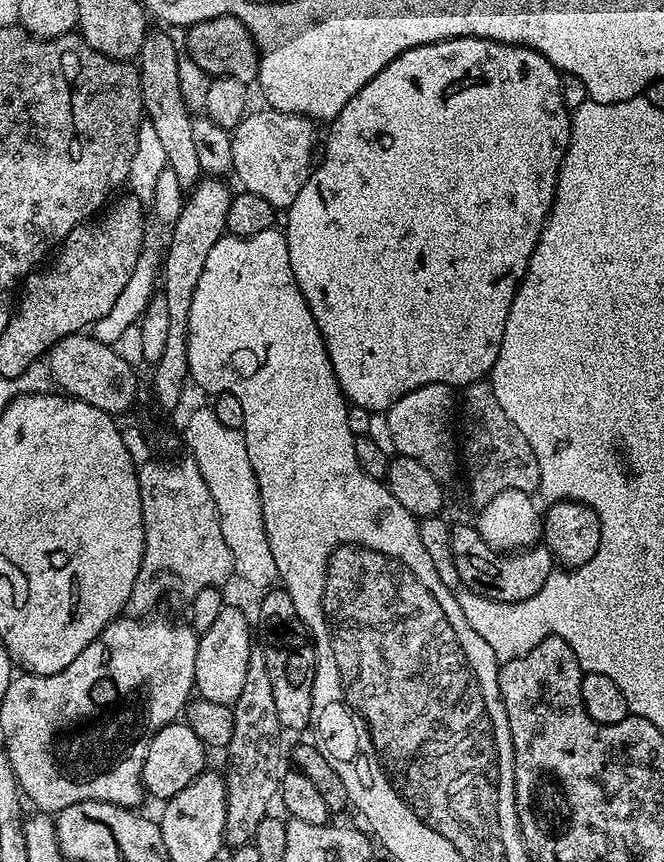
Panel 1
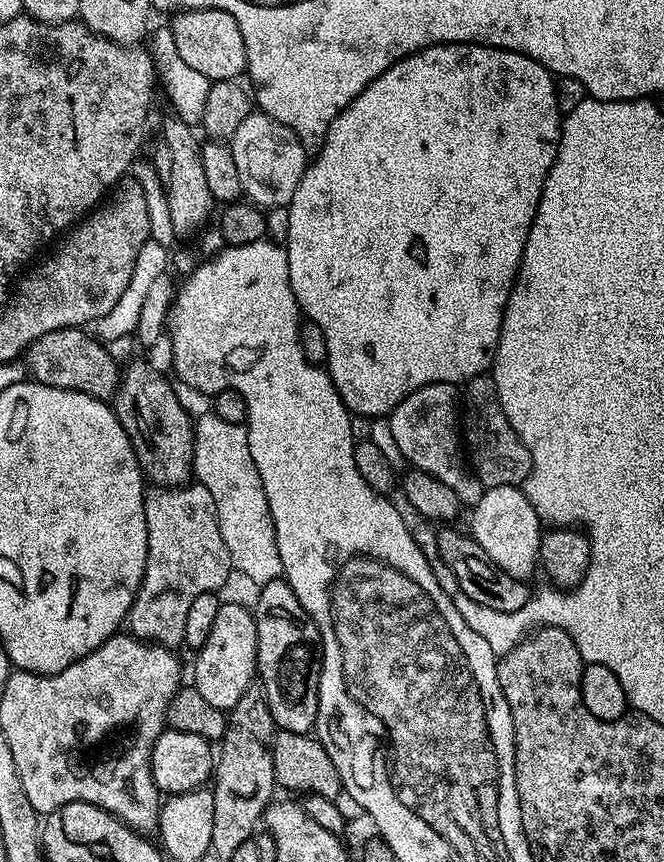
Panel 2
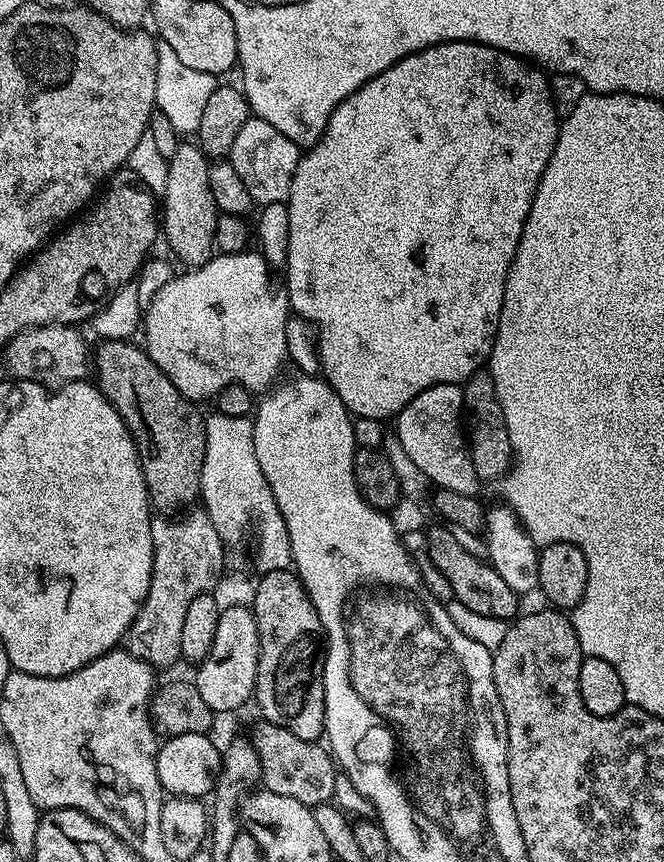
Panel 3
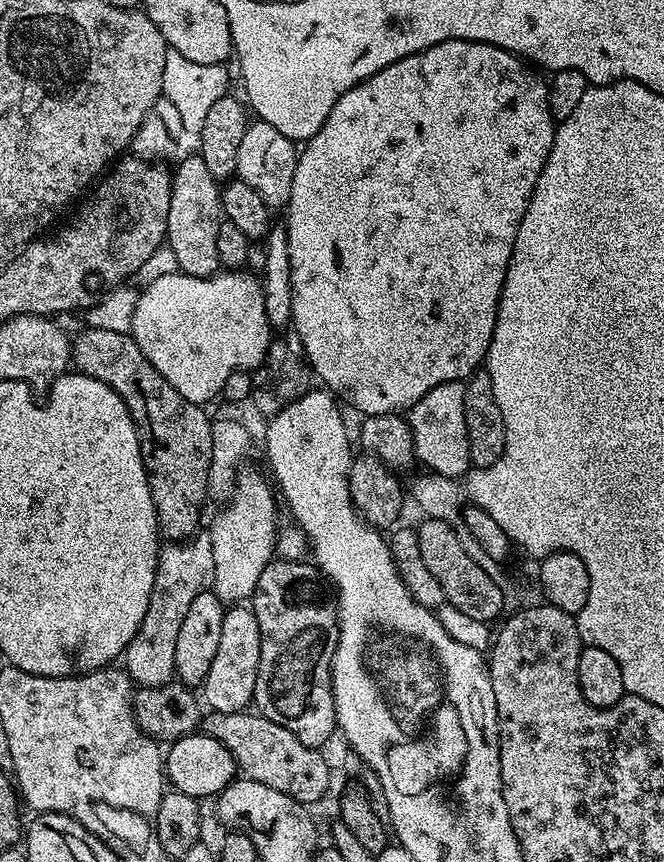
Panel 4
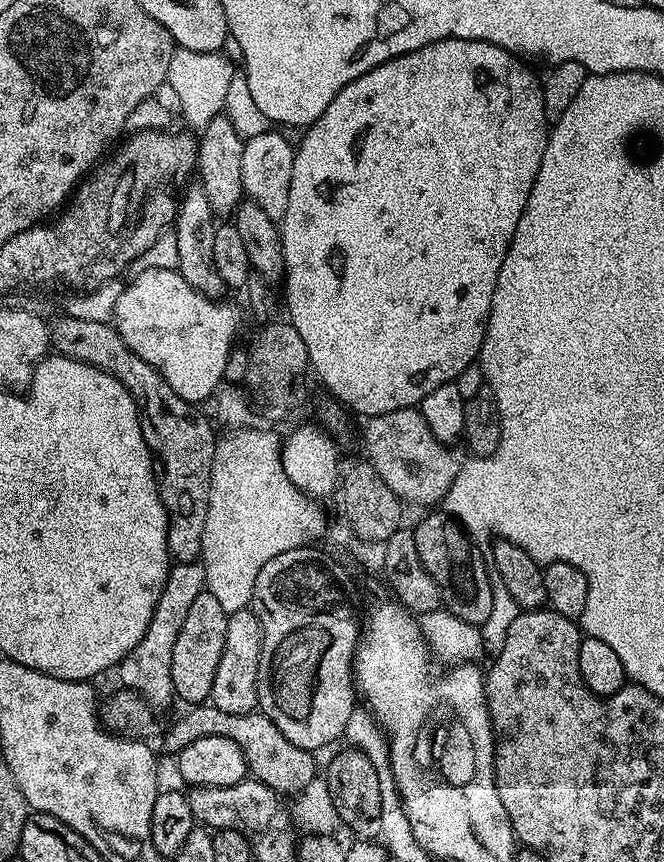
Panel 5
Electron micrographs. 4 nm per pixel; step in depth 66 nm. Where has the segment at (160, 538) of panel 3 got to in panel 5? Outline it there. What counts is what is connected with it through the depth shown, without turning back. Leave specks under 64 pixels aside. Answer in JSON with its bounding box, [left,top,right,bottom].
[119,562,205,710]

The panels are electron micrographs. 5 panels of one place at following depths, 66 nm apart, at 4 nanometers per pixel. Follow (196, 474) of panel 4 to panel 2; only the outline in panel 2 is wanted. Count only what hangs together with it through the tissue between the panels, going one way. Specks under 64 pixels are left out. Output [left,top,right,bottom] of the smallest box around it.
[114,360,195,488]

